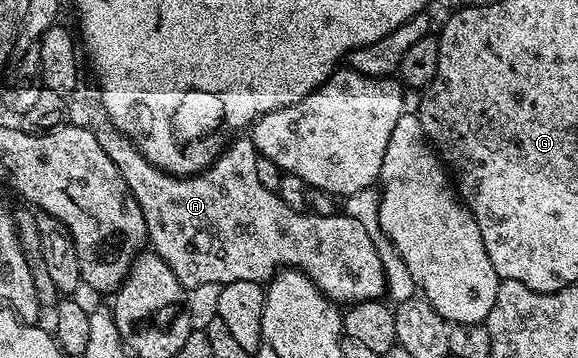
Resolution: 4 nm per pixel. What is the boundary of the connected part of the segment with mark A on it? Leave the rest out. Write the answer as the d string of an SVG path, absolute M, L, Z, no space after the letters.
M97 128L95 135L142 207L151 252L164 260L185 289L202 283L267 283L281 269L296 269L337 303L375 301L385 296L382 259L366 227L347 215L323 217L286 207L279 193L266 191L258 180L254 167L258 154L247 136L237 136L216 162L200 173L176 177L147 161L117 129Z

